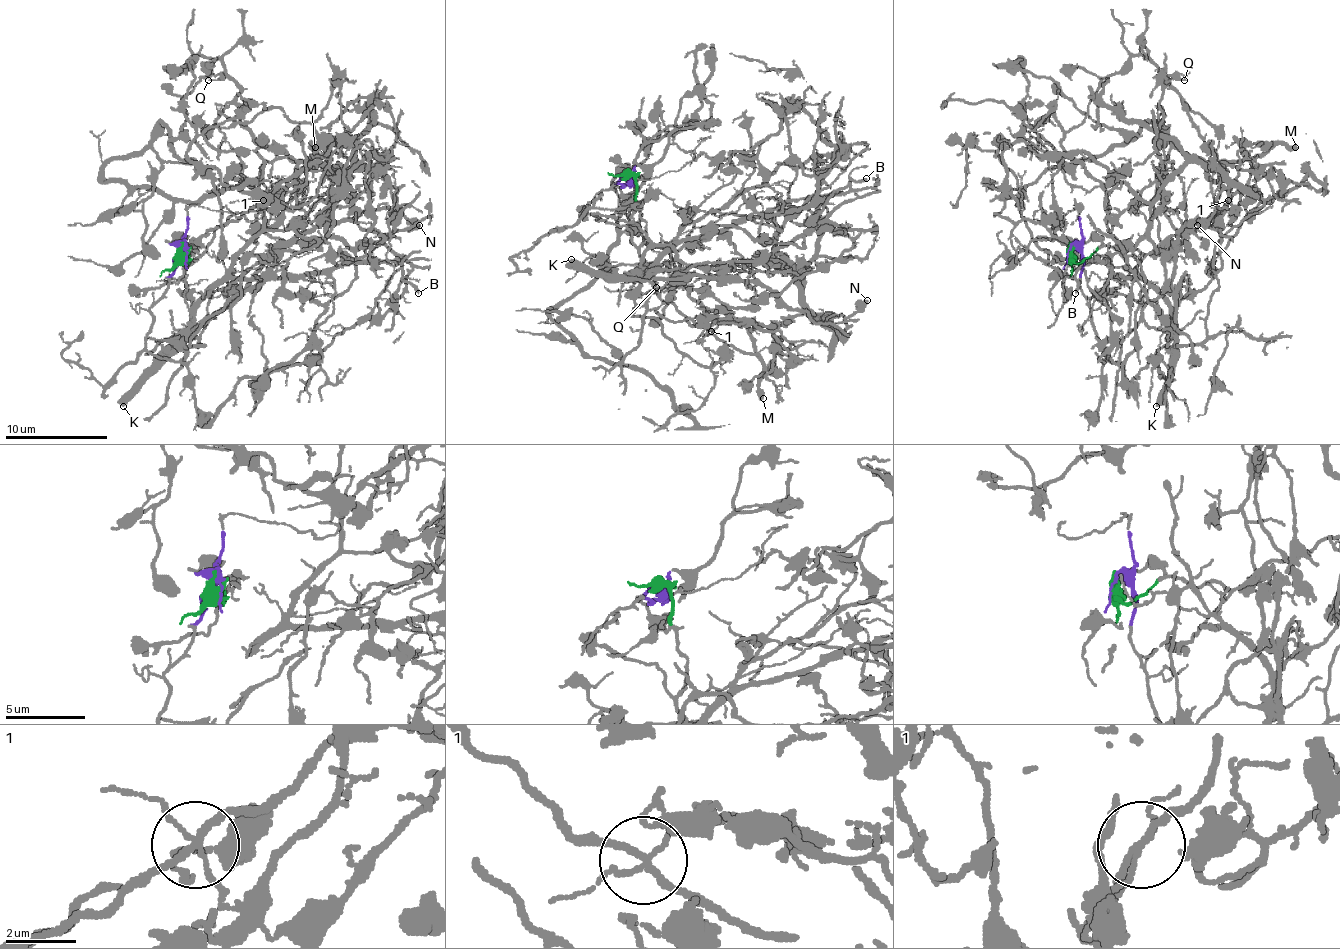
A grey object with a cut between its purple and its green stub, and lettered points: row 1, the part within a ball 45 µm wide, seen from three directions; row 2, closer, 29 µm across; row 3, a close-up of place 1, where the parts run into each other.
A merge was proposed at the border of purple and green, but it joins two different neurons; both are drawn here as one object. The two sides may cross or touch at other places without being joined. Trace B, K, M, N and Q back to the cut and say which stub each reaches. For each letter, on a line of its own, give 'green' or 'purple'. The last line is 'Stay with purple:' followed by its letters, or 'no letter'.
B: purple
K: purple
M: green
N: purple
Q: green
Stay with purple: B, K, N

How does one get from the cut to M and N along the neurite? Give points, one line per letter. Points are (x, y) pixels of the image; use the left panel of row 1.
M: (187, 250), (187, 263), (192, 245), (198, 253), (192, 253), (205, 235), (287, 186), (315, 148)
N: (185, 250), (149, 309), (146, 337), (154, 355), (185, 363), (190, 337), (297, 238), (374, 209), (420, 225)

